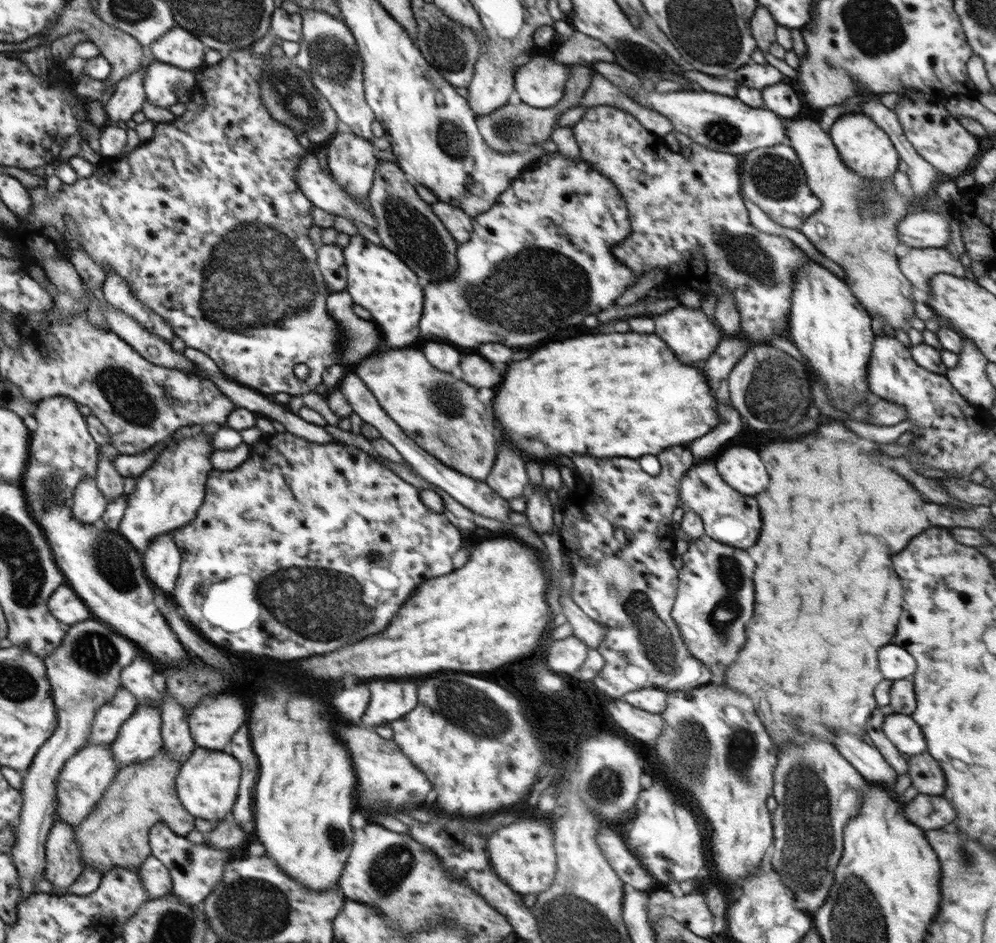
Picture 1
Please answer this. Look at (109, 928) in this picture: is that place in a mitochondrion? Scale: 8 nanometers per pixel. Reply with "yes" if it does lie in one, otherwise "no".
no

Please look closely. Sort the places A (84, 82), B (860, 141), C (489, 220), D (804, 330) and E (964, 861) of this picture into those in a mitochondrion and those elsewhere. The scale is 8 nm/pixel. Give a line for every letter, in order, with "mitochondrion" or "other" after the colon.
A: other
B: other
C: other
D: other
E: mitochondrion

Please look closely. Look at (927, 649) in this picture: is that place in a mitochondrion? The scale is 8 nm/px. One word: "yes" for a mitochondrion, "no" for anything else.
yes

